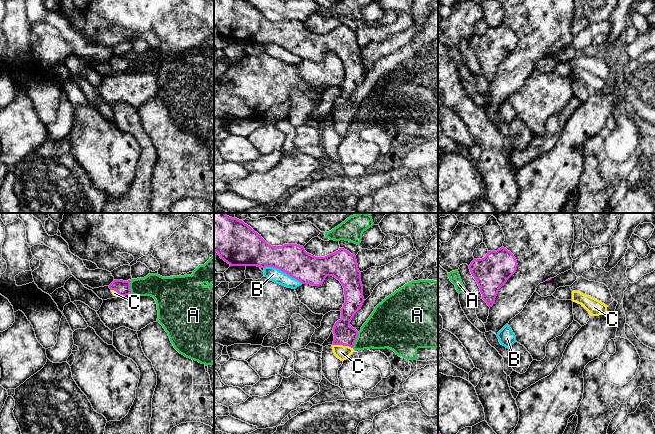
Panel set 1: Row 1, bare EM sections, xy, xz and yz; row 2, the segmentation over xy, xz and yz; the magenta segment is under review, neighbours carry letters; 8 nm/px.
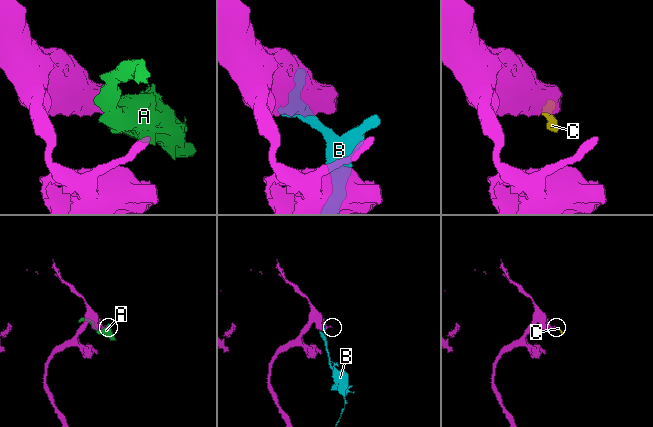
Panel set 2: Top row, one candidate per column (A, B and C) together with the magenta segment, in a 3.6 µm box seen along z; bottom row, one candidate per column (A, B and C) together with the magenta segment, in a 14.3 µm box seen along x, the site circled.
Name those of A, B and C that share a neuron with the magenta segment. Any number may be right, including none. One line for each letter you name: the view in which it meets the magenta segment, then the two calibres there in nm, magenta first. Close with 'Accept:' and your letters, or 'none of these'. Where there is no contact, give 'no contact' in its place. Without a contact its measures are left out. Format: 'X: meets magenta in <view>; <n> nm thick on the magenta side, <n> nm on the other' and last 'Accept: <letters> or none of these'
C: meets magenta in xz; 180 nm thick on the magenta side, 110 nm on the other
Accept: C

